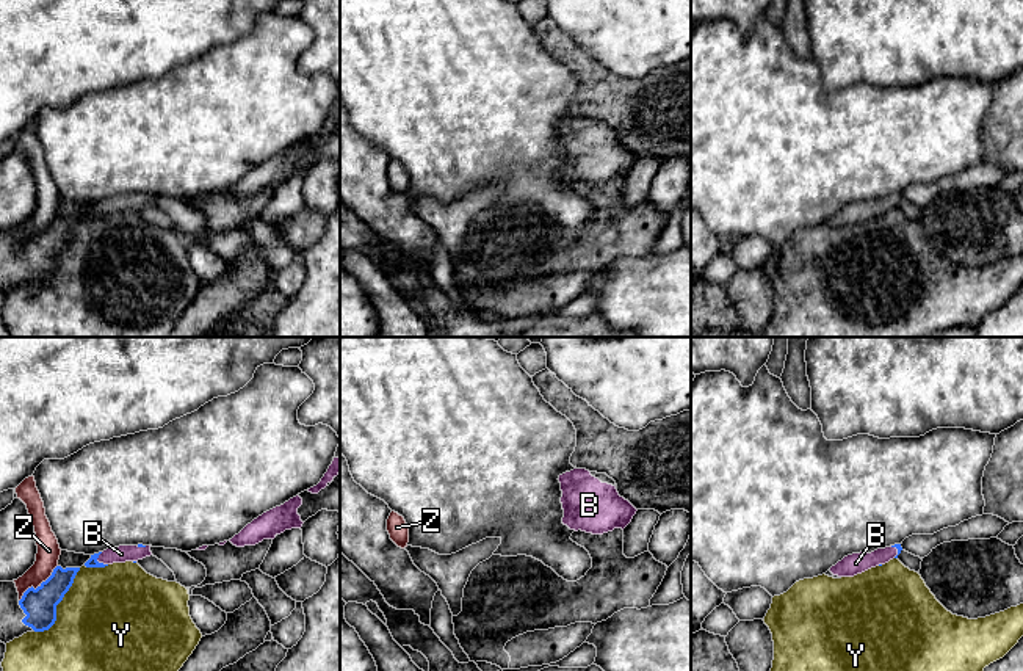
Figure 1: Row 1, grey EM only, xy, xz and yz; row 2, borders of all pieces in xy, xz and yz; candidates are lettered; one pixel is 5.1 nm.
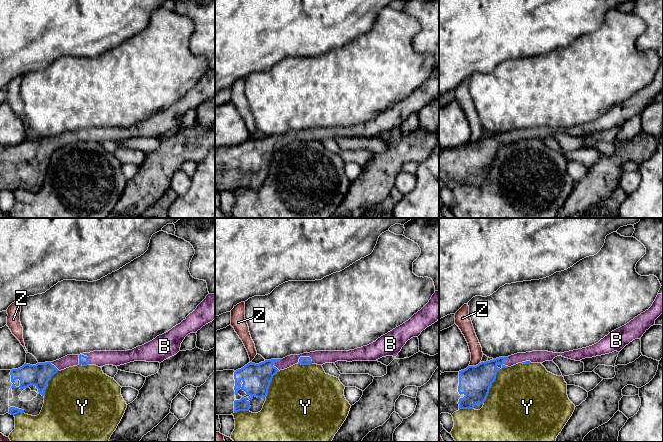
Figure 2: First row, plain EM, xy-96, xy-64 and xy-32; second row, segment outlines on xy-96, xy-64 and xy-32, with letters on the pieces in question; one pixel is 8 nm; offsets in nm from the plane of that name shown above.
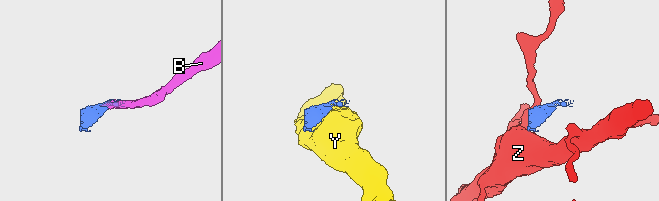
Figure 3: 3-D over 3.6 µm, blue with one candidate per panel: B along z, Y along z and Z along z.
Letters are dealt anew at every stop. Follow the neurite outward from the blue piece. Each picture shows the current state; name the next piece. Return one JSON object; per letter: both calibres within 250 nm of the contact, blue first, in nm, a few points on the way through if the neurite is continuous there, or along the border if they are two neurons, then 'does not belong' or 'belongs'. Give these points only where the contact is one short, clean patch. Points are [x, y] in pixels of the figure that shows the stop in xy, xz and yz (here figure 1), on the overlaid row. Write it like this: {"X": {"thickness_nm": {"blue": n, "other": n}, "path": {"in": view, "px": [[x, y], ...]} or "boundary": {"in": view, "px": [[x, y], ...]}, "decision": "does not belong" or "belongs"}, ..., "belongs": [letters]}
{"B": {"thickness_nm": {"blue": 50, "other": 90}, "decision": "belongs"}, "Y": {"thickness_nm": {"blue": 170, "other": 480}, "decision": "does not belong"}, "Z": {"thickness_nm": {"blue": 170, "other": 120}, "boundary": {"in": "xy", "px": [[57, 565], [44, 580], [35, 588], [30, 587], [19, 601]]}, "decision": "does not belong"}, "belongs": ["B"]}

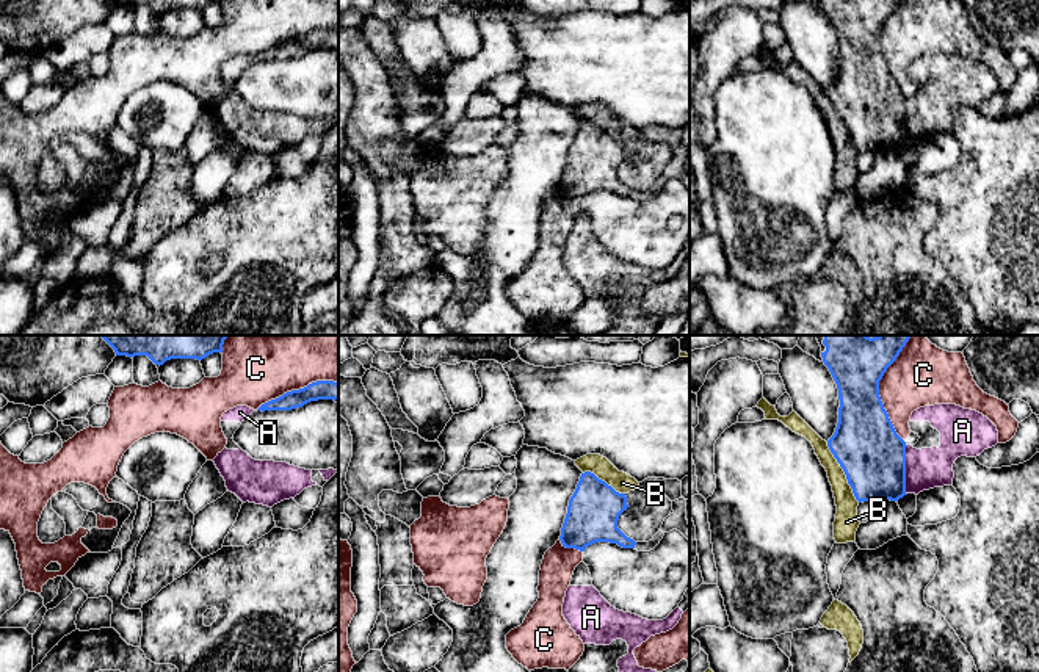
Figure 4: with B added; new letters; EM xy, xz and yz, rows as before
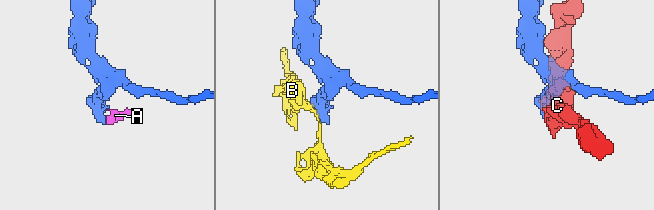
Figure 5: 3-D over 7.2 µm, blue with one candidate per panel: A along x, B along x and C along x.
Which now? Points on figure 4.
{"A": {"thickness_nm": {"blue": 340, "other": 200}, "decision": "belongs"}, "B": {"thickness_nm": {"blue": 340, "other": 110}, "decision": "does not belong"}, "C": {"thickness_nm": {"blue": 300, "other": 320}, "decision": "does not belong"}, "belongs": ["A"]}

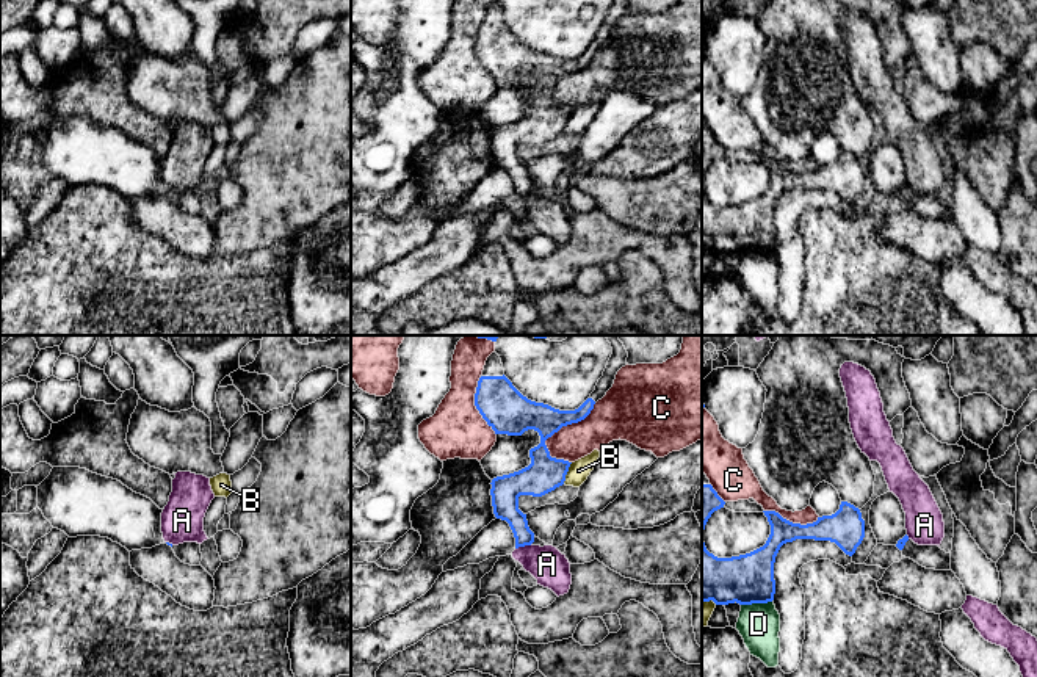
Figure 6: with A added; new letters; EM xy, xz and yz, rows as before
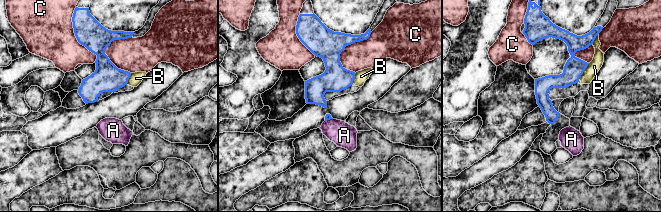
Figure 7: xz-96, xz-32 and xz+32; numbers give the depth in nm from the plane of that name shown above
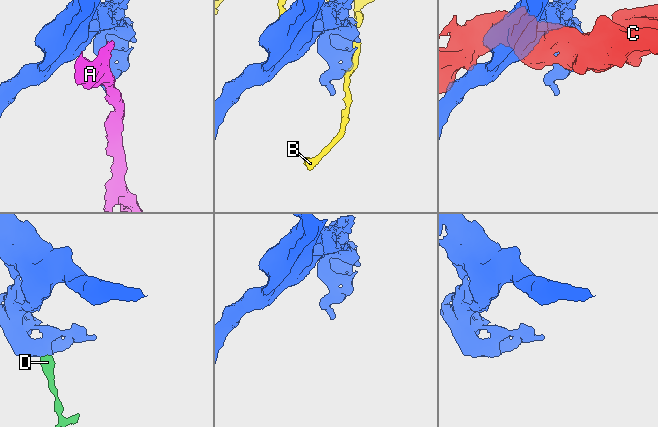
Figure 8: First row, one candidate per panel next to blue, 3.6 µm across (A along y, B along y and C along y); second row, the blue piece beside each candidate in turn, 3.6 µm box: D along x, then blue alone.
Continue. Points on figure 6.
{"A": {"thickness_nm": {"blue": 140, "other": 190}, "boundary": {"in": "xz", "px": [[531, 543], [516, 549]]}, "decision": "does not belong"}, "B": {"thickness_nm": {"blue": 180, "other": 110}, "decision": "does not belong"}, "C": {"thickness_nm": {"blue": 200, "other": 220}, "decision": "does not belong"}, "D": {"thickness_nm": {"blue": 260, "other": 220}, "boundary": {"in": "yz", "px": [[771, 600], [741, 605]]}, "decision": "does not belong"}, "belongs": []}

